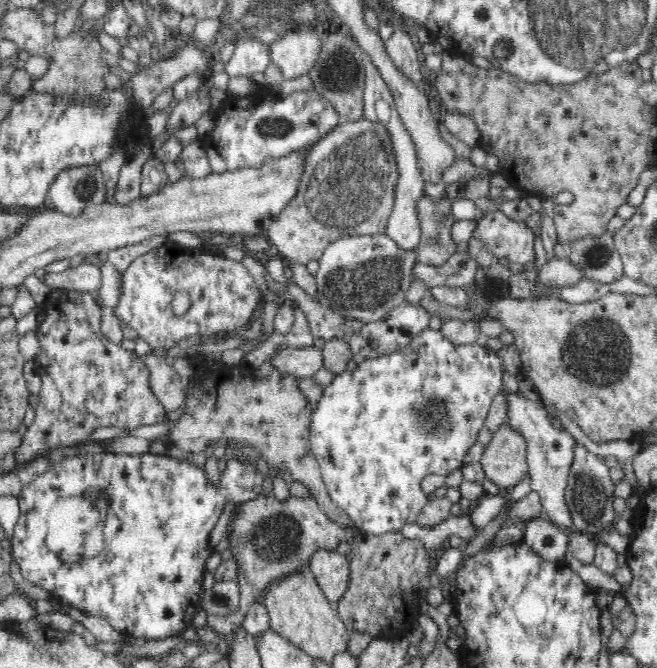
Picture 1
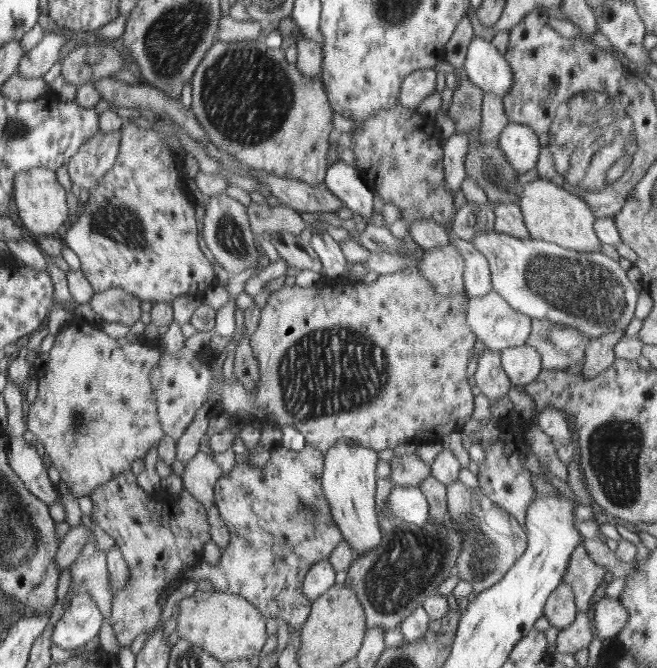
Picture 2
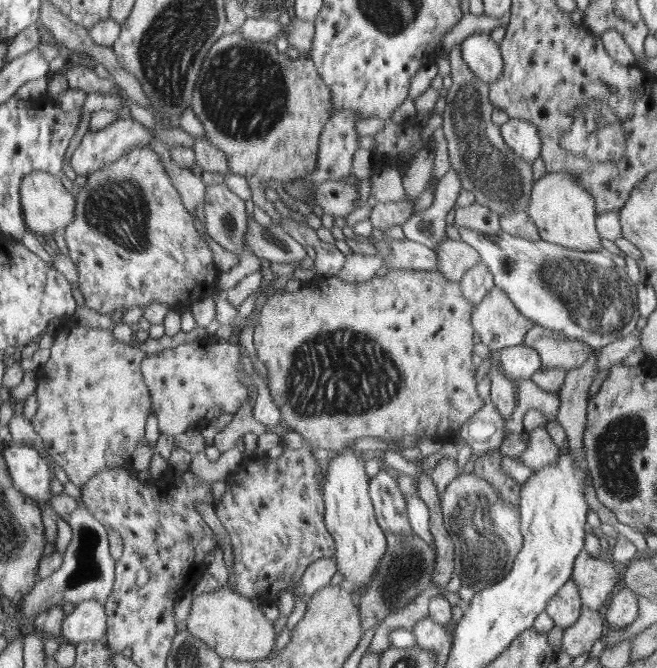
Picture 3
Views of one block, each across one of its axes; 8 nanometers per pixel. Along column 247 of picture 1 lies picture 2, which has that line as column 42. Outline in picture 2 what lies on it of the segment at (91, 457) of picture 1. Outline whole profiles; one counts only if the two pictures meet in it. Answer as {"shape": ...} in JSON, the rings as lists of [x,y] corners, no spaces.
{"shape":[[[13,438],[9,453],[11,468],[19,476],[19,480],[28,488],[28,492],[46,504],[57,502],[56,488],[52,490],[52,480],[46,474],[46,468],[36,448],[27,445],[20,438]]]}

